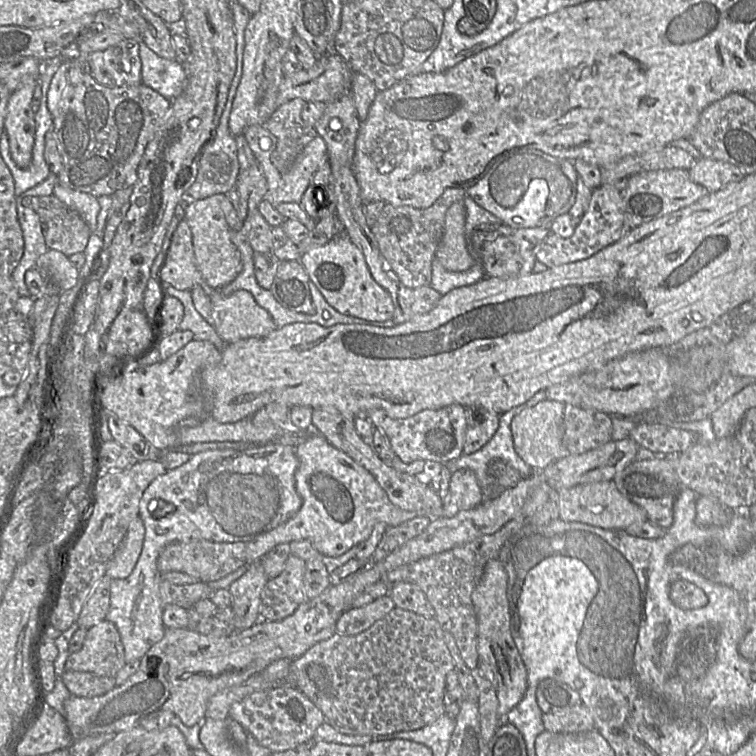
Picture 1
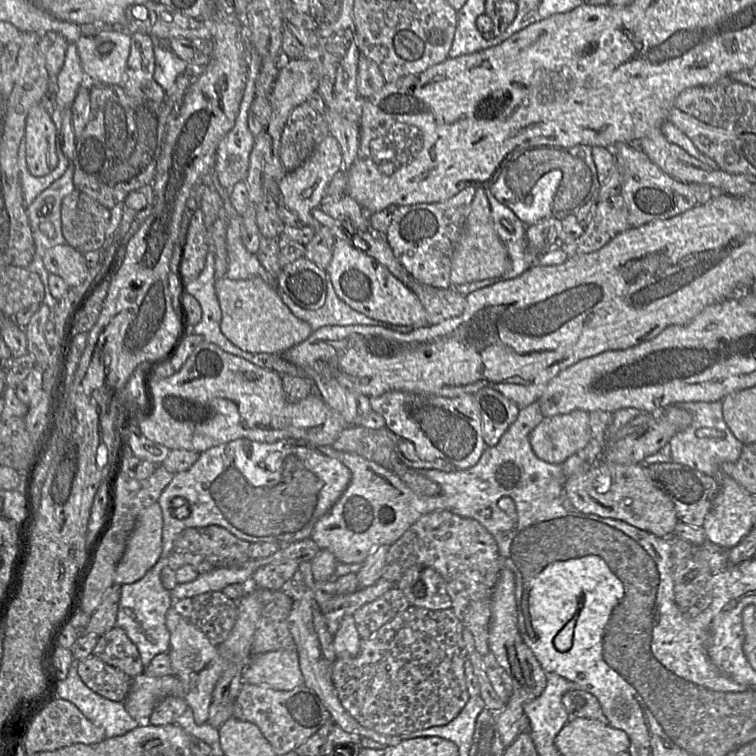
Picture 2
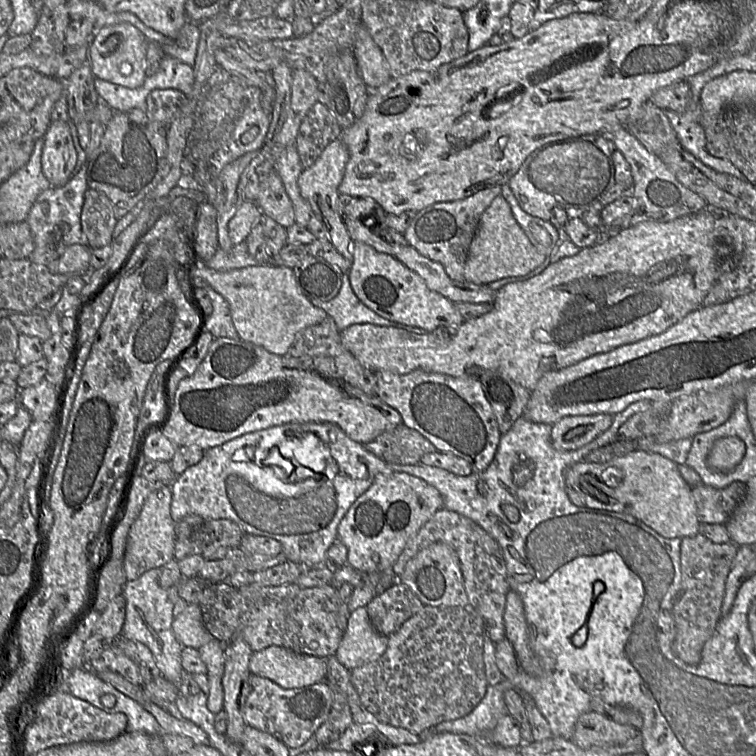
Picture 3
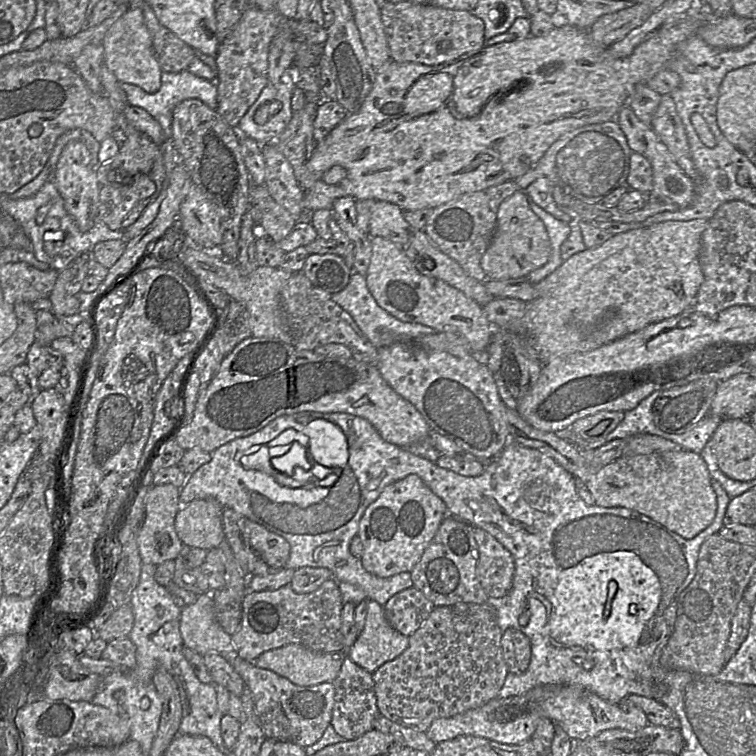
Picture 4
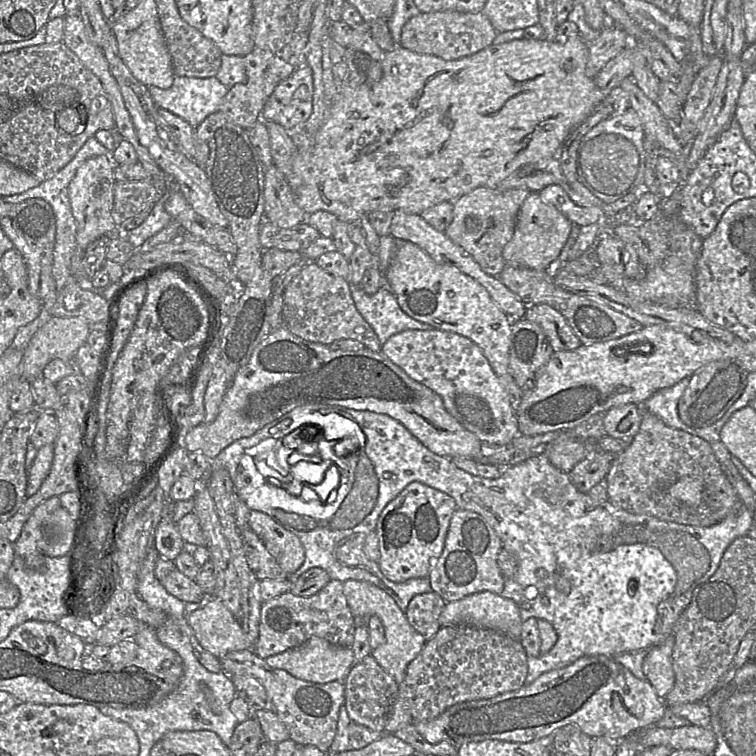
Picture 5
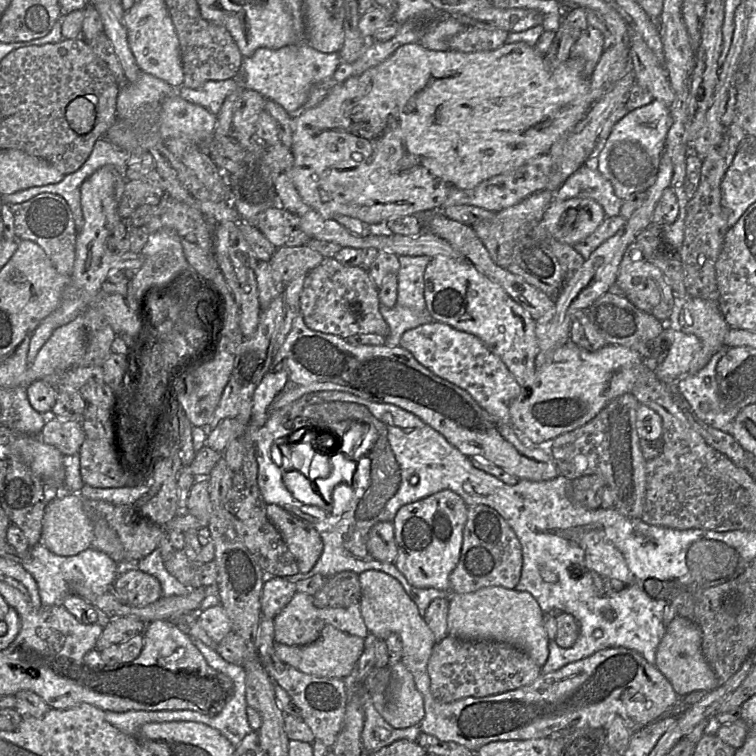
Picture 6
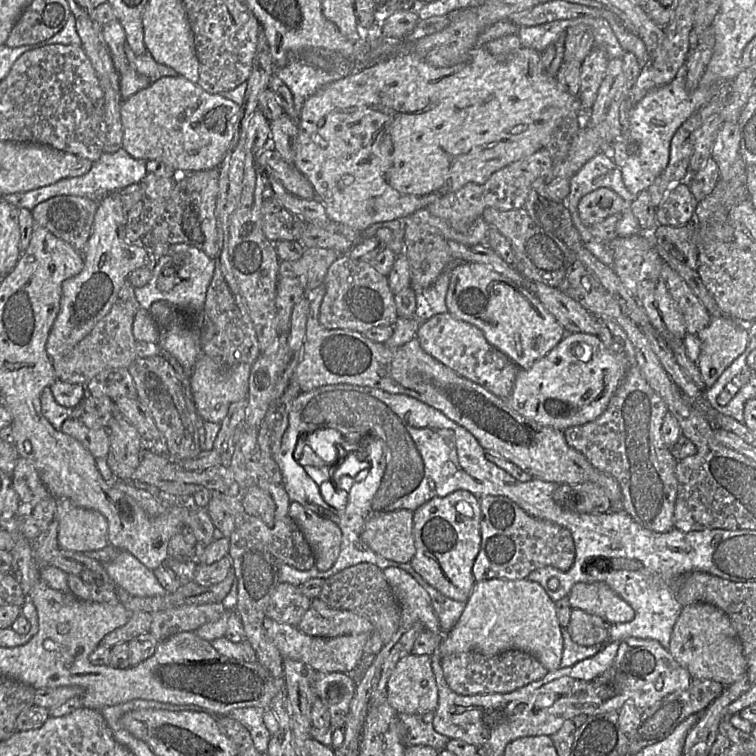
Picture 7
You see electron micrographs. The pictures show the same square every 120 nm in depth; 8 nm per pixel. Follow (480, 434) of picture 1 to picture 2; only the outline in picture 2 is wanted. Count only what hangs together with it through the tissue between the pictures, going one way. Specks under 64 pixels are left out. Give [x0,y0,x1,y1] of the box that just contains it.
[474,387,520,447]

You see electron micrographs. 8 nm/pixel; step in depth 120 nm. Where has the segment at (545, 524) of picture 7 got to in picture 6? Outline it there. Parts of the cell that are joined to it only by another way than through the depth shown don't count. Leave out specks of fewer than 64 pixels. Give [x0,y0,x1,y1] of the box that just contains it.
[449,506,522,594]

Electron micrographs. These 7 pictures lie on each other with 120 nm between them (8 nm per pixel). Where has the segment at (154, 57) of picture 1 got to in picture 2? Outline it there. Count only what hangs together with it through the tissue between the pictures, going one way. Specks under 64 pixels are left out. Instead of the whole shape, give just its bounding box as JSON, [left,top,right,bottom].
[154,45,189,93]

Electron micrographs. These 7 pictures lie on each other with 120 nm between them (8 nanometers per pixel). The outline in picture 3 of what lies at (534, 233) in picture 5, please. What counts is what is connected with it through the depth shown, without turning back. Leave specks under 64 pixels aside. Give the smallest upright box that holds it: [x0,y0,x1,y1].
[464,196,546,285]

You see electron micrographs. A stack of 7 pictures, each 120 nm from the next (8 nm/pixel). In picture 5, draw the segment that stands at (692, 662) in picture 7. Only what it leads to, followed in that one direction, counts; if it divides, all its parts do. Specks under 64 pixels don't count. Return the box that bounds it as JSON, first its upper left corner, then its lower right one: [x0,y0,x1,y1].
[642,635,675,698]

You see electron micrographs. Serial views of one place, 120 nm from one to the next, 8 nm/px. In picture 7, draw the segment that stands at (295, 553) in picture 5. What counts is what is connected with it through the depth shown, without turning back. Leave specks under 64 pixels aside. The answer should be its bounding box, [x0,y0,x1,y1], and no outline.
[289,502,342,571]

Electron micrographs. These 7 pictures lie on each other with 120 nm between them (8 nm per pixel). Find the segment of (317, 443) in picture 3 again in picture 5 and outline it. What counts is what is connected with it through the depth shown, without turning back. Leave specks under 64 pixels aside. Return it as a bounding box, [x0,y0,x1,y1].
[301,414,365,458]

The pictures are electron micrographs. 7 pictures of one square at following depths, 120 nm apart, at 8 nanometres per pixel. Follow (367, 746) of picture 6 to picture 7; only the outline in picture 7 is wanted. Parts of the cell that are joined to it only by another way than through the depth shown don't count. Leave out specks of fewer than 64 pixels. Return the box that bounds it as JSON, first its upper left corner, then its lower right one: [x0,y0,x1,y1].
[400,712,451,751]

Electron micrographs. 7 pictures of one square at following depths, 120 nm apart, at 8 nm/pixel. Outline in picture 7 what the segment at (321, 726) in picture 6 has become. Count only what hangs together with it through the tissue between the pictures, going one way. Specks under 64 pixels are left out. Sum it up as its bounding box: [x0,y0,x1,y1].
[315,673,356,728]

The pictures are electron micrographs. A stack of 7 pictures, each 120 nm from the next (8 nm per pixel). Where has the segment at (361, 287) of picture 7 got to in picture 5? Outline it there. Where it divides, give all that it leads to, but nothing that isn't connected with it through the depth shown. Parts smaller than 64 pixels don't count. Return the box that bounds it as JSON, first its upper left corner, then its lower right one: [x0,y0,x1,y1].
[284,261,383,352]

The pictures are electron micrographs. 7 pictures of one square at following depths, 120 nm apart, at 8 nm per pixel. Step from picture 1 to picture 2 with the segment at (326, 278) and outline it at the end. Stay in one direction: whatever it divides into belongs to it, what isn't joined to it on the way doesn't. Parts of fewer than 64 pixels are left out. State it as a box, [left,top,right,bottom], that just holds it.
[326,240,429,328]

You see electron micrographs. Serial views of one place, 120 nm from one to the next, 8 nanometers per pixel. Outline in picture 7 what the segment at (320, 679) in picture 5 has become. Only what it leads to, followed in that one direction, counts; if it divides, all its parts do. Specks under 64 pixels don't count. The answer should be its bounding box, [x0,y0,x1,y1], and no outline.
[265,618,369,673]

